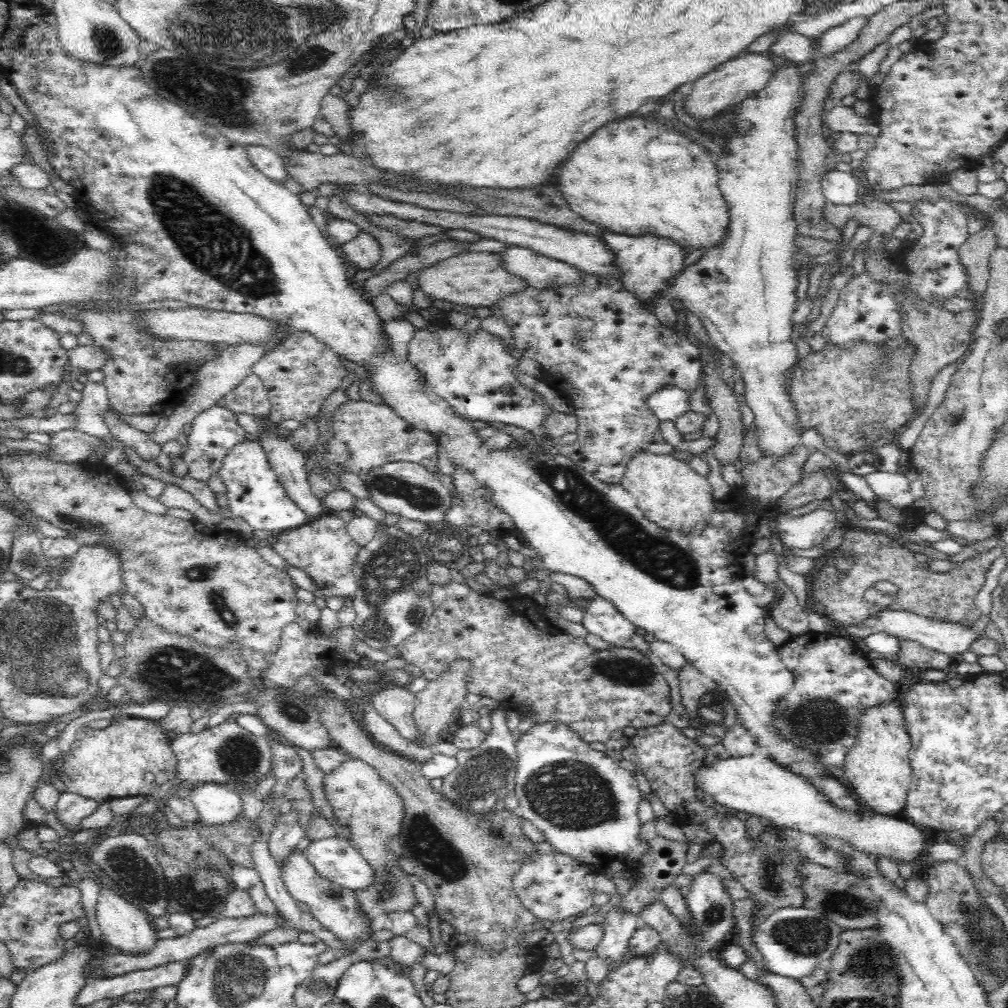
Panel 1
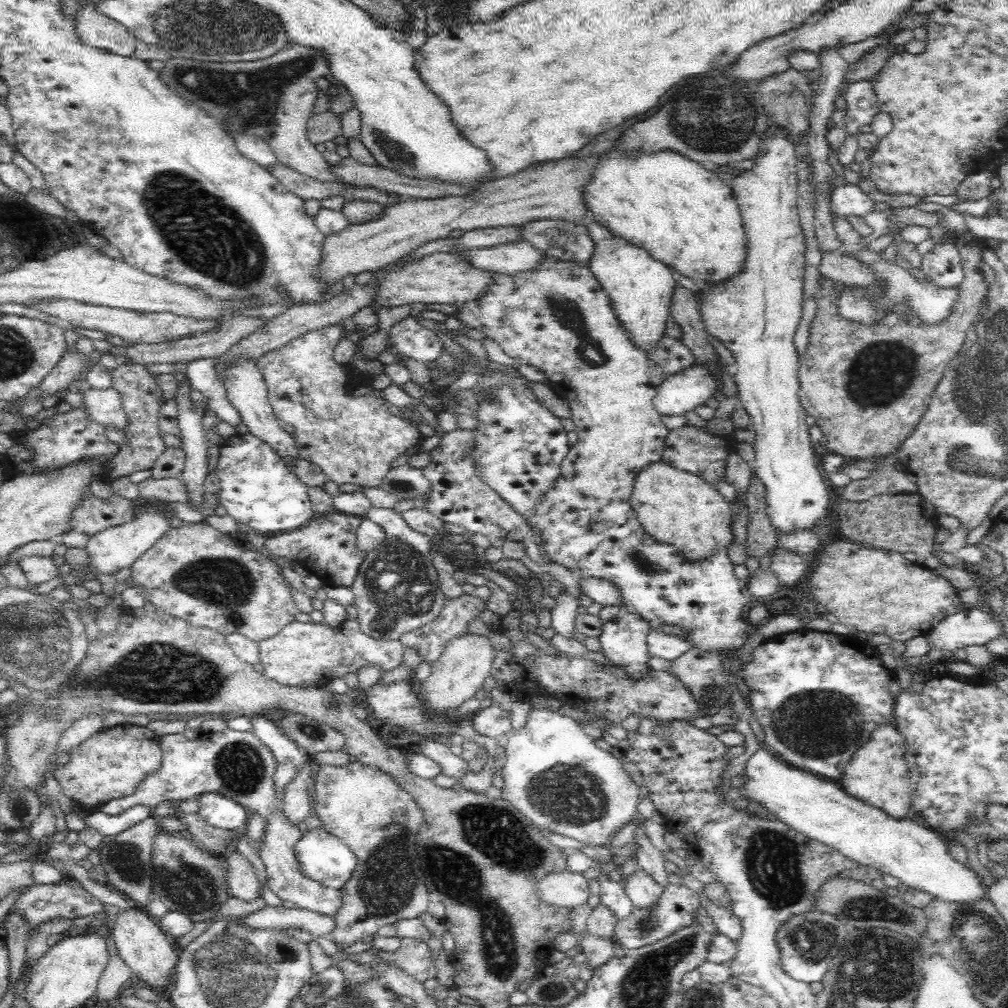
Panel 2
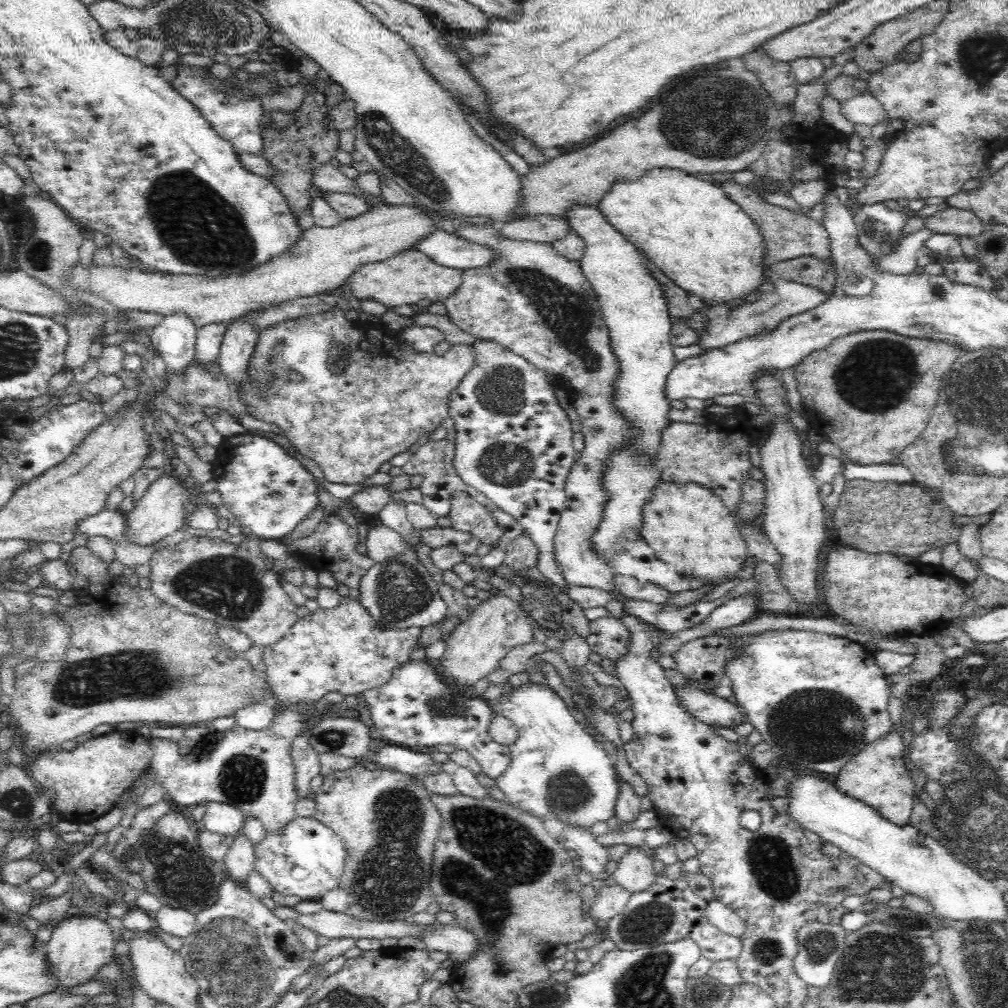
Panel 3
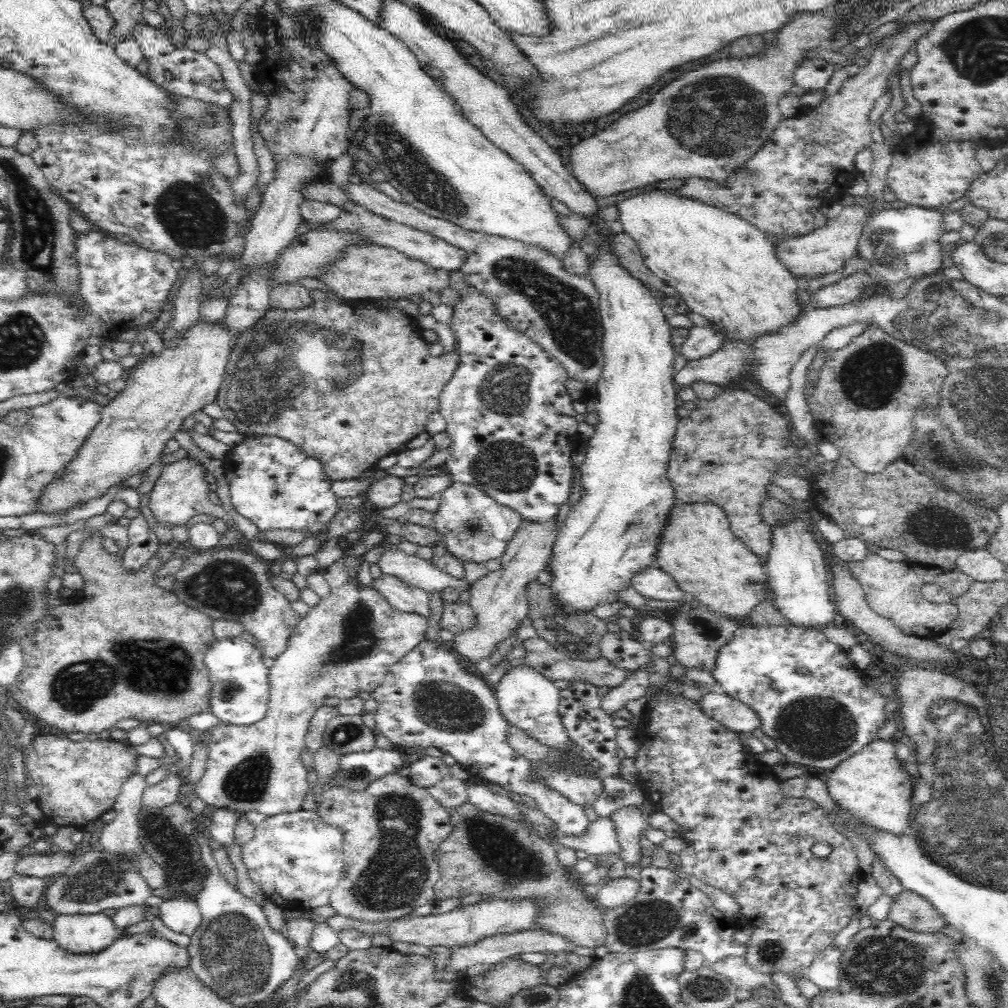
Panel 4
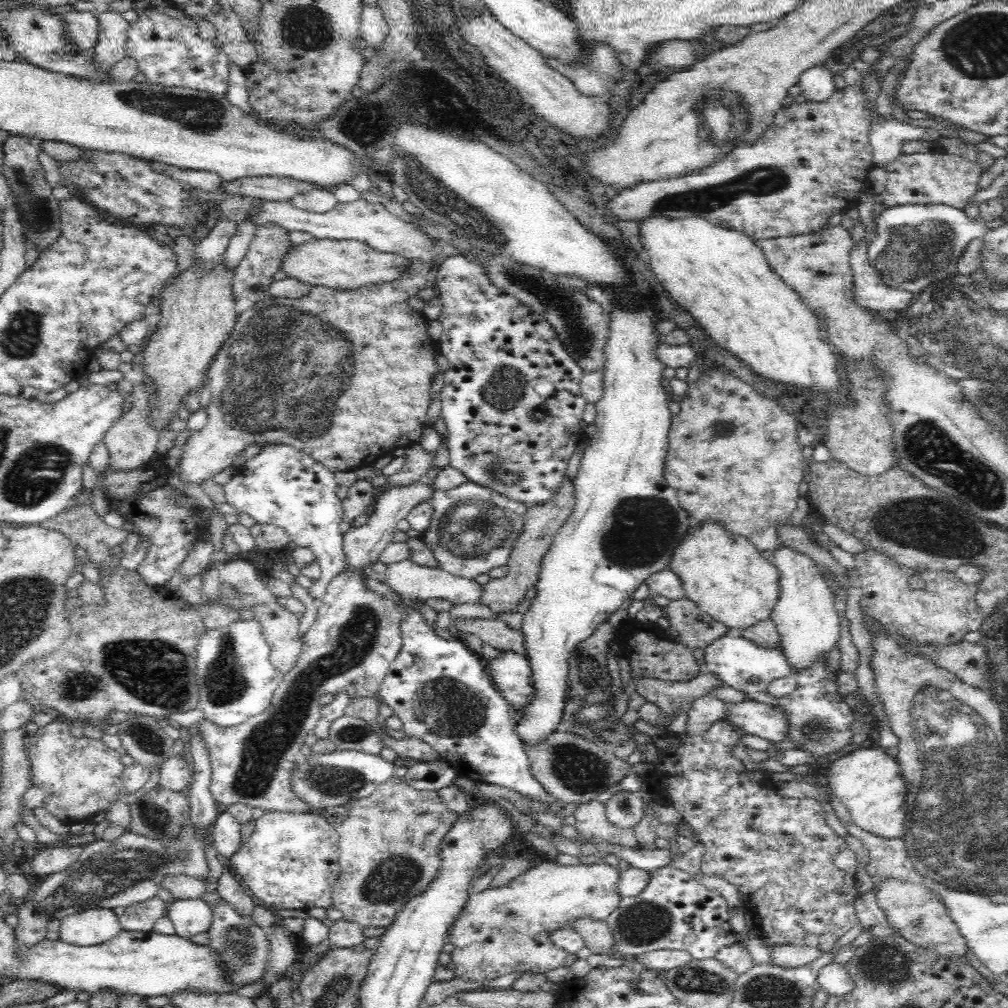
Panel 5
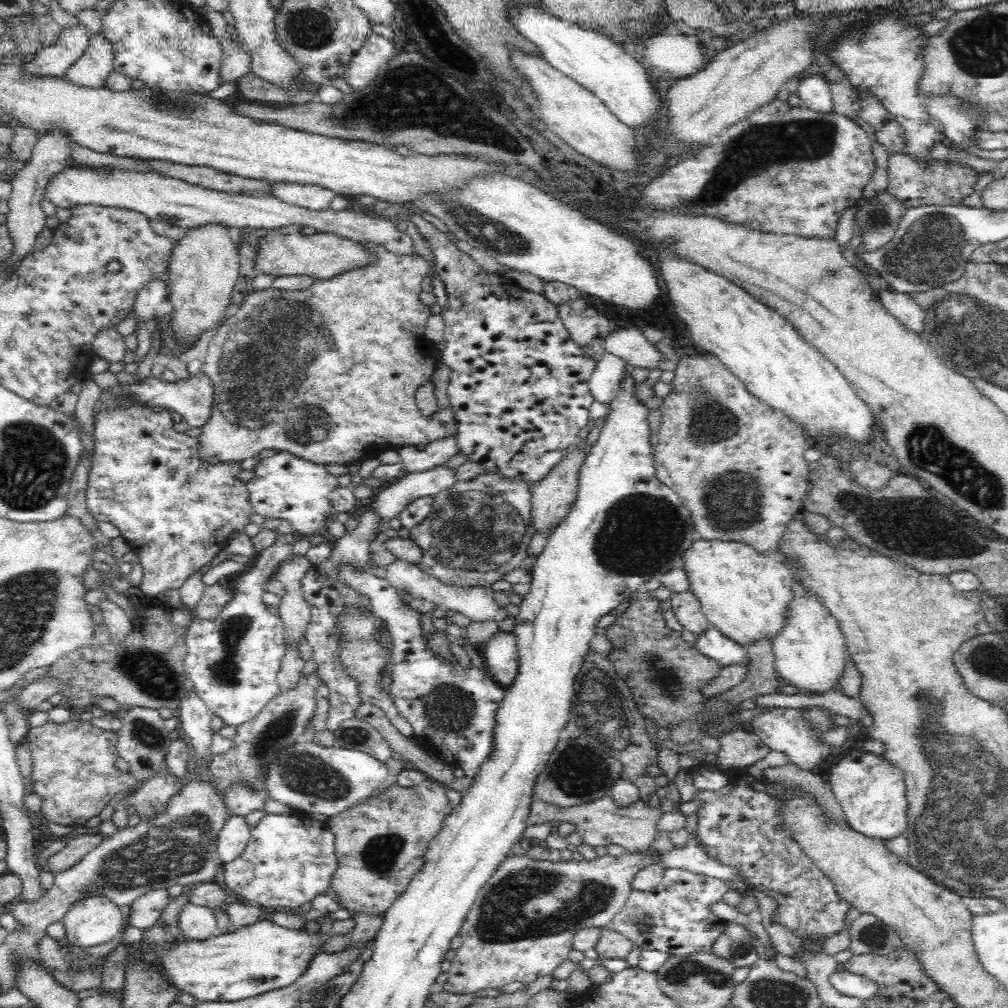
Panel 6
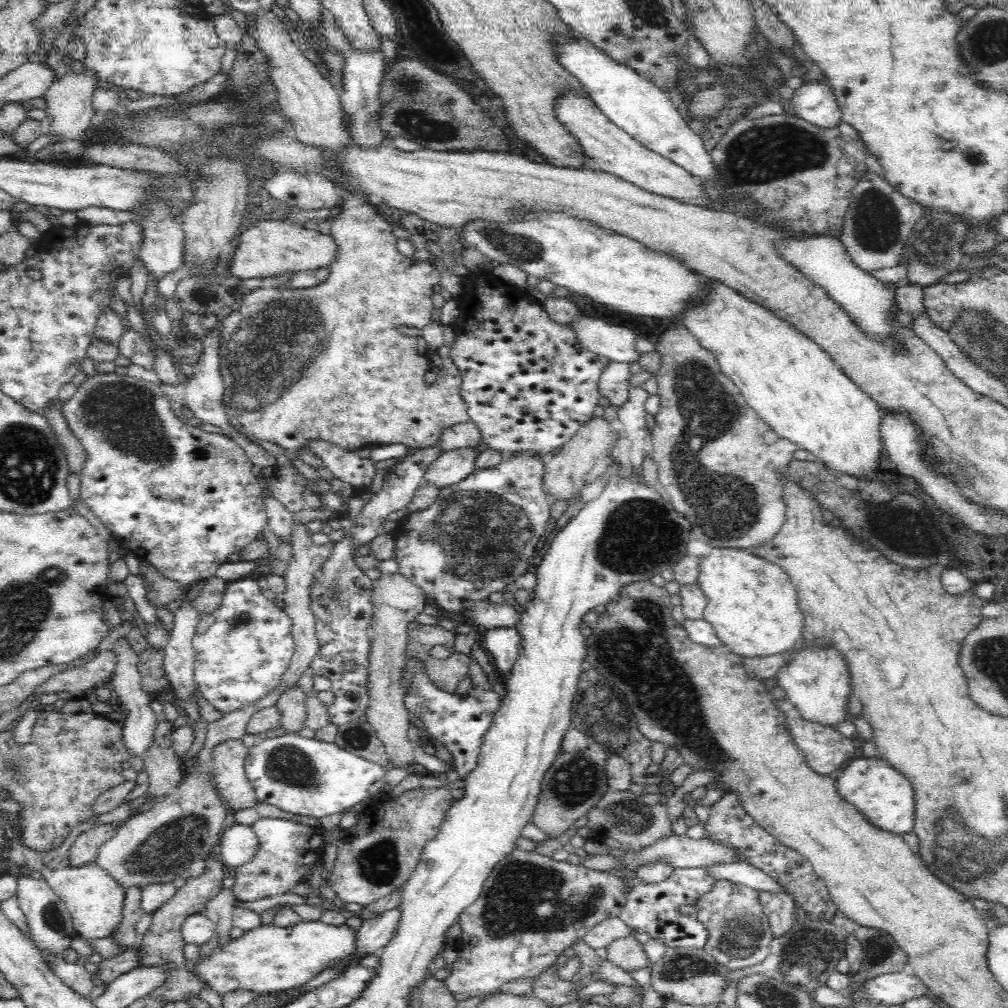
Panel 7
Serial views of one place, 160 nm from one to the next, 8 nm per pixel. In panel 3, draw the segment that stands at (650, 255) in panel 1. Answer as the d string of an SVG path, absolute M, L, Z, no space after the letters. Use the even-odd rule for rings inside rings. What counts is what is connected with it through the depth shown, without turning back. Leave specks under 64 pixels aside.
M576 206L568 212L566 219L570 228L586 243L580 266L596 291L604 322L608 325L612 349L619 356L622 374L617 381L617 404L628 420L641 430L641 436L633 440L626 451L615 453L608 462L604 485L611 499L592 542L603 560L609 546L620 540L629 529L640 532L641 506L652 496L652 490L660 480L654 461L660 446L660 434L671 423L667 418L671 406L664 397L664 385L675 365L673 347L669 343L674 320L667 309L662 283L654 275L655 268L644 251L616 232L596 207Z

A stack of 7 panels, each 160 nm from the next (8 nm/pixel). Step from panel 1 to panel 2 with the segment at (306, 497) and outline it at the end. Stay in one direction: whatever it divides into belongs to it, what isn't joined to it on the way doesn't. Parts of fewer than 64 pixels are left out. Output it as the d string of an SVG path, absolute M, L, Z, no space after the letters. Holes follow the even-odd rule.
M236 360L228 368L228 383L226 384L226 393L229 402L239 411L243 424L250 429L250 434L268 445L274 452L274 455L286 465L286 469L292 471L296 466L296 460L300 460L300 448L296 447L295 437L284 432L282 423L277 419L268 399L268 388L264 383L264 378L258 370L256 362L245 362L245 360Z

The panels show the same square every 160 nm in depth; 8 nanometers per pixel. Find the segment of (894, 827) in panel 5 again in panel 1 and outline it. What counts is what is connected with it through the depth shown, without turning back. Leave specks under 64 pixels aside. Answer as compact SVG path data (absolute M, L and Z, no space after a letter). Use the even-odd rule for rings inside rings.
M902 694L887 701L869 706L859 714L855 743L845 758L844 780L858 798L864 804L870 806L870 808L872 807L874 812L900 817L912 783L912 769L910 759L907 755L910 748L911 740L908 734L906 715L904 715Z

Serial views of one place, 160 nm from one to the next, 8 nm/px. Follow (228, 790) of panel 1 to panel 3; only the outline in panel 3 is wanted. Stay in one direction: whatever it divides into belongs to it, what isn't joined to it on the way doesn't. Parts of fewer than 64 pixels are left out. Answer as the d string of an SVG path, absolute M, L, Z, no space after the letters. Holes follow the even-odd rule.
M210 801L206 804L207 810L201 824L210 833L238 835L241 832L246 819L242 811L228 803Z

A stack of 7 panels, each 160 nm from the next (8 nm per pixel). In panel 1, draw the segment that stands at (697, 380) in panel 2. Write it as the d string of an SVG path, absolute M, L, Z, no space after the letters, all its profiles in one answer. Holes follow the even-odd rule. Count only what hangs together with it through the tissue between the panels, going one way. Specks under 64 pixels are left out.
M666 388L648 396L646 407L660 423L674 421L684 412L689 411L688 393L682 393L678 388Z

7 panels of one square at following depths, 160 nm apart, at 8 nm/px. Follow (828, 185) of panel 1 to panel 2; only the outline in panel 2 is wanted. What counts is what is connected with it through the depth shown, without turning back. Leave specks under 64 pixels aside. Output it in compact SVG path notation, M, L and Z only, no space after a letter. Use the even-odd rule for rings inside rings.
M844 182L844 184L832 189L830 195L829 207L833 223L850 215L860 214L860 216L864 216L870 212L870 208L874 208L874 201L856 184Z

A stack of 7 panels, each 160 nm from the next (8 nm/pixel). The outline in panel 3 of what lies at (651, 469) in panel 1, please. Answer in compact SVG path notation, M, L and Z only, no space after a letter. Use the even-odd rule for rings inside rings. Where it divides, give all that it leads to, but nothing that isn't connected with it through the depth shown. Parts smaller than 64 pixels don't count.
M657 480L652 496L641 506L641 516L642 528L639 532L641 538L644 538L652 547L657 557L672 563L678 572L691 576L692 580L700 580L710 588L713 585L732 582L738 578L738 572L744 568L742 564L748 552L740 524L730 512L728 505L703 484L696 483L696 481L676 483L676 481Z

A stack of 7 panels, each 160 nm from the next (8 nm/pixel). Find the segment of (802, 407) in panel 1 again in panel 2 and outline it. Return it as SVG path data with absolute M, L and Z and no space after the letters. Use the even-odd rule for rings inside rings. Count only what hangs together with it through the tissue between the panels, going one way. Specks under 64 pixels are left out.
M980 239L958 246L964 278L956 288L958 296L948 311L949 315L934 324L910 326L902 322L893 325L884 322L872 327L856 326L841 319L836 312L835 300L844 285L820 277L814 297L817 309L811 322L806 352L800 358L796 376L799 379L799 402L826 436L824 454L838 454L851 461L883 460L894 455L915 431L927 410L925 403L930 400L950 359L956 357L964 345L966 332L977 319L989 284L995 277L992 267L982 257L982 250L989 246L988 242Z

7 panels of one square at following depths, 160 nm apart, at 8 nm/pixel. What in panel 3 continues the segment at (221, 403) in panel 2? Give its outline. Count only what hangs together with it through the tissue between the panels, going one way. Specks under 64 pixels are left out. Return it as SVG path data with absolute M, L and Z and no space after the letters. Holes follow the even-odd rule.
M208 324L197 329L193 364L212 376L220 376L219 354L226 324Z

